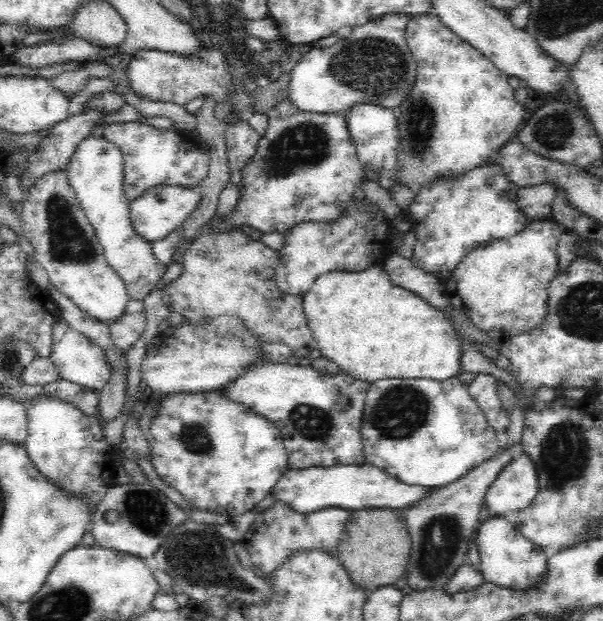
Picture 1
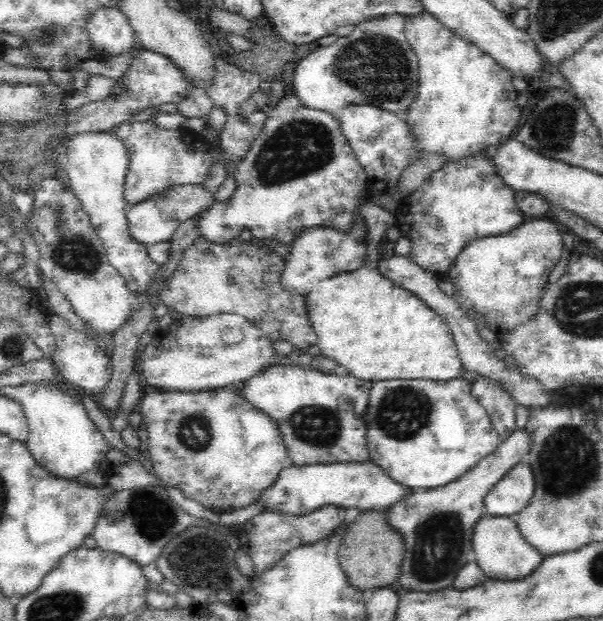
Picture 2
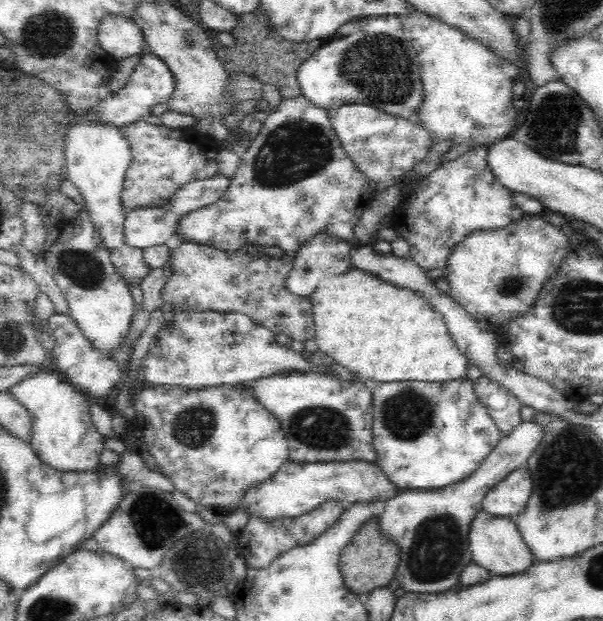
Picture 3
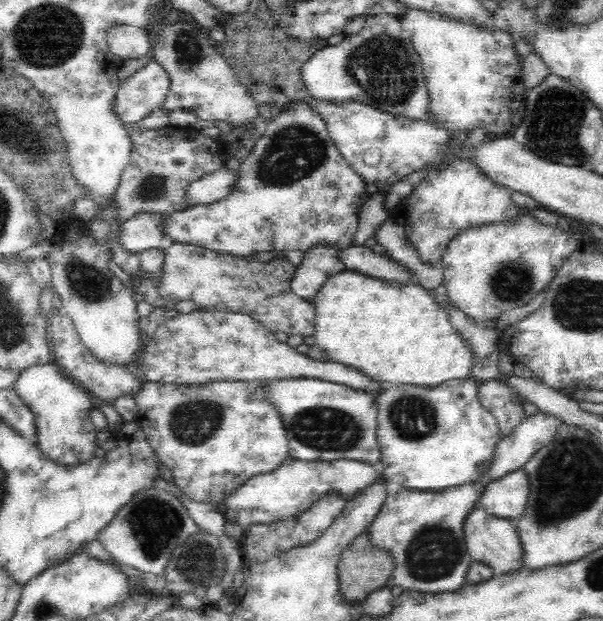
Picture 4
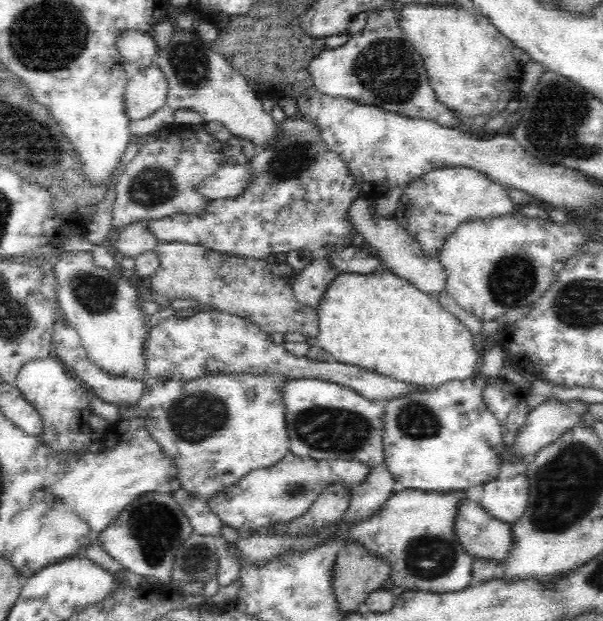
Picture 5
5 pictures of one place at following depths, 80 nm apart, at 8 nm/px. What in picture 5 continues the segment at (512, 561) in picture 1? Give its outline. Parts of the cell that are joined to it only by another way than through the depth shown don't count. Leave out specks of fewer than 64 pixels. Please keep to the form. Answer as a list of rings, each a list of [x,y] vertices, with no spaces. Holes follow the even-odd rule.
[[[466,499],[460,507],[455,522],[455,533],[460,541],[460,545],[464,551],[468,553],[472,559],[492,560],[496,563],[495,576],[503,579],[505,576],[505,560],[510,558],[512,546],[514,546],[513,530],[510,523],[492,518],[480,506],[479,502]]]

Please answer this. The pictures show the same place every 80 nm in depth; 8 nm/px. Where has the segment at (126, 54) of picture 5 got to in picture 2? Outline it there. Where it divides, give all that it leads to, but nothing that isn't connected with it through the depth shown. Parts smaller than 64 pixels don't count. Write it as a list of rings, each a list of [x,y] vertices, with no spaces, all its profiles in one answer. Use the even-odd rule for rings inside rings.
[[[114,7],[96,8],[86,16],[86,35],[90,39],[92,50],[108,50],[112,54],[133,52],[134,35],[126,15]]]

